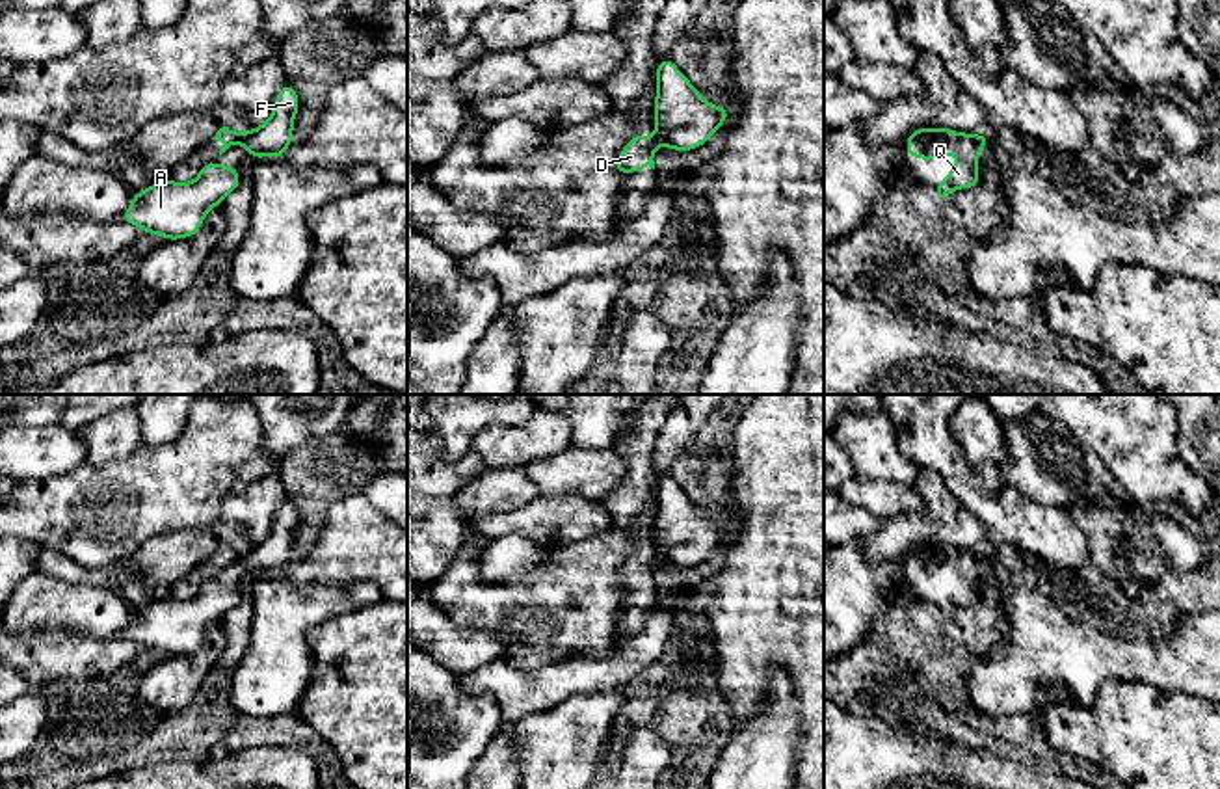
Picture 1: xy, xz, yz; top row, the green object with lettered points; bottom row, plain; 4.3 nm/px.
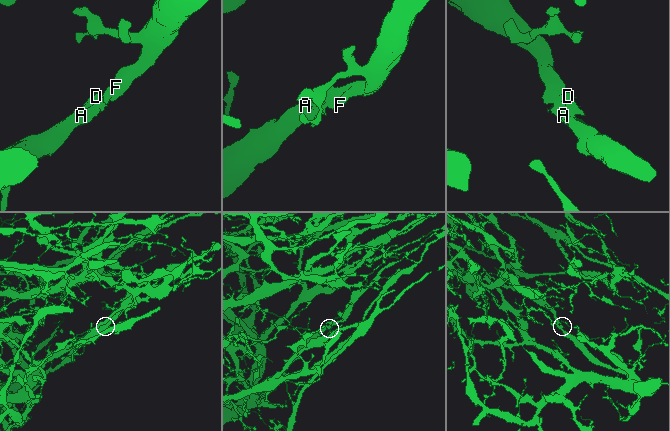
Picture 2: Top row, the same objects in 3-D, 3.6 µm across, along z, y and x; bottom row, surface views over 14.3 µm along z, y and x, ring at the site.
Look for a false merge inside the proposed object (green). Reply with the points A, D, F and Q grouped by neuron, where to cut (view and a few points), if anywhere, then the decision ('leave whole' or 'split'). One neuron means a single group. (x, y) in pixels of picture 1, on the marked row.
groups A F Q / D; cut xy (242, 134), (238, 140); split

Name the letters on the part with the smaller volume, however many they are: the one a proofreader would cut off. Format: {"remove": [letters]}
{"remove": ["D"]}

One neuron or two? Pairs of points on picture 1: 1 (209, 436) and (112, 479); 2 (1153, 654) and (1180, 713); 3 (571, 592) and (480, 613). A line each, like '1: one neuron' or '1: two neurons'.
1: one neuron
2: two neurons
3: one neuron

